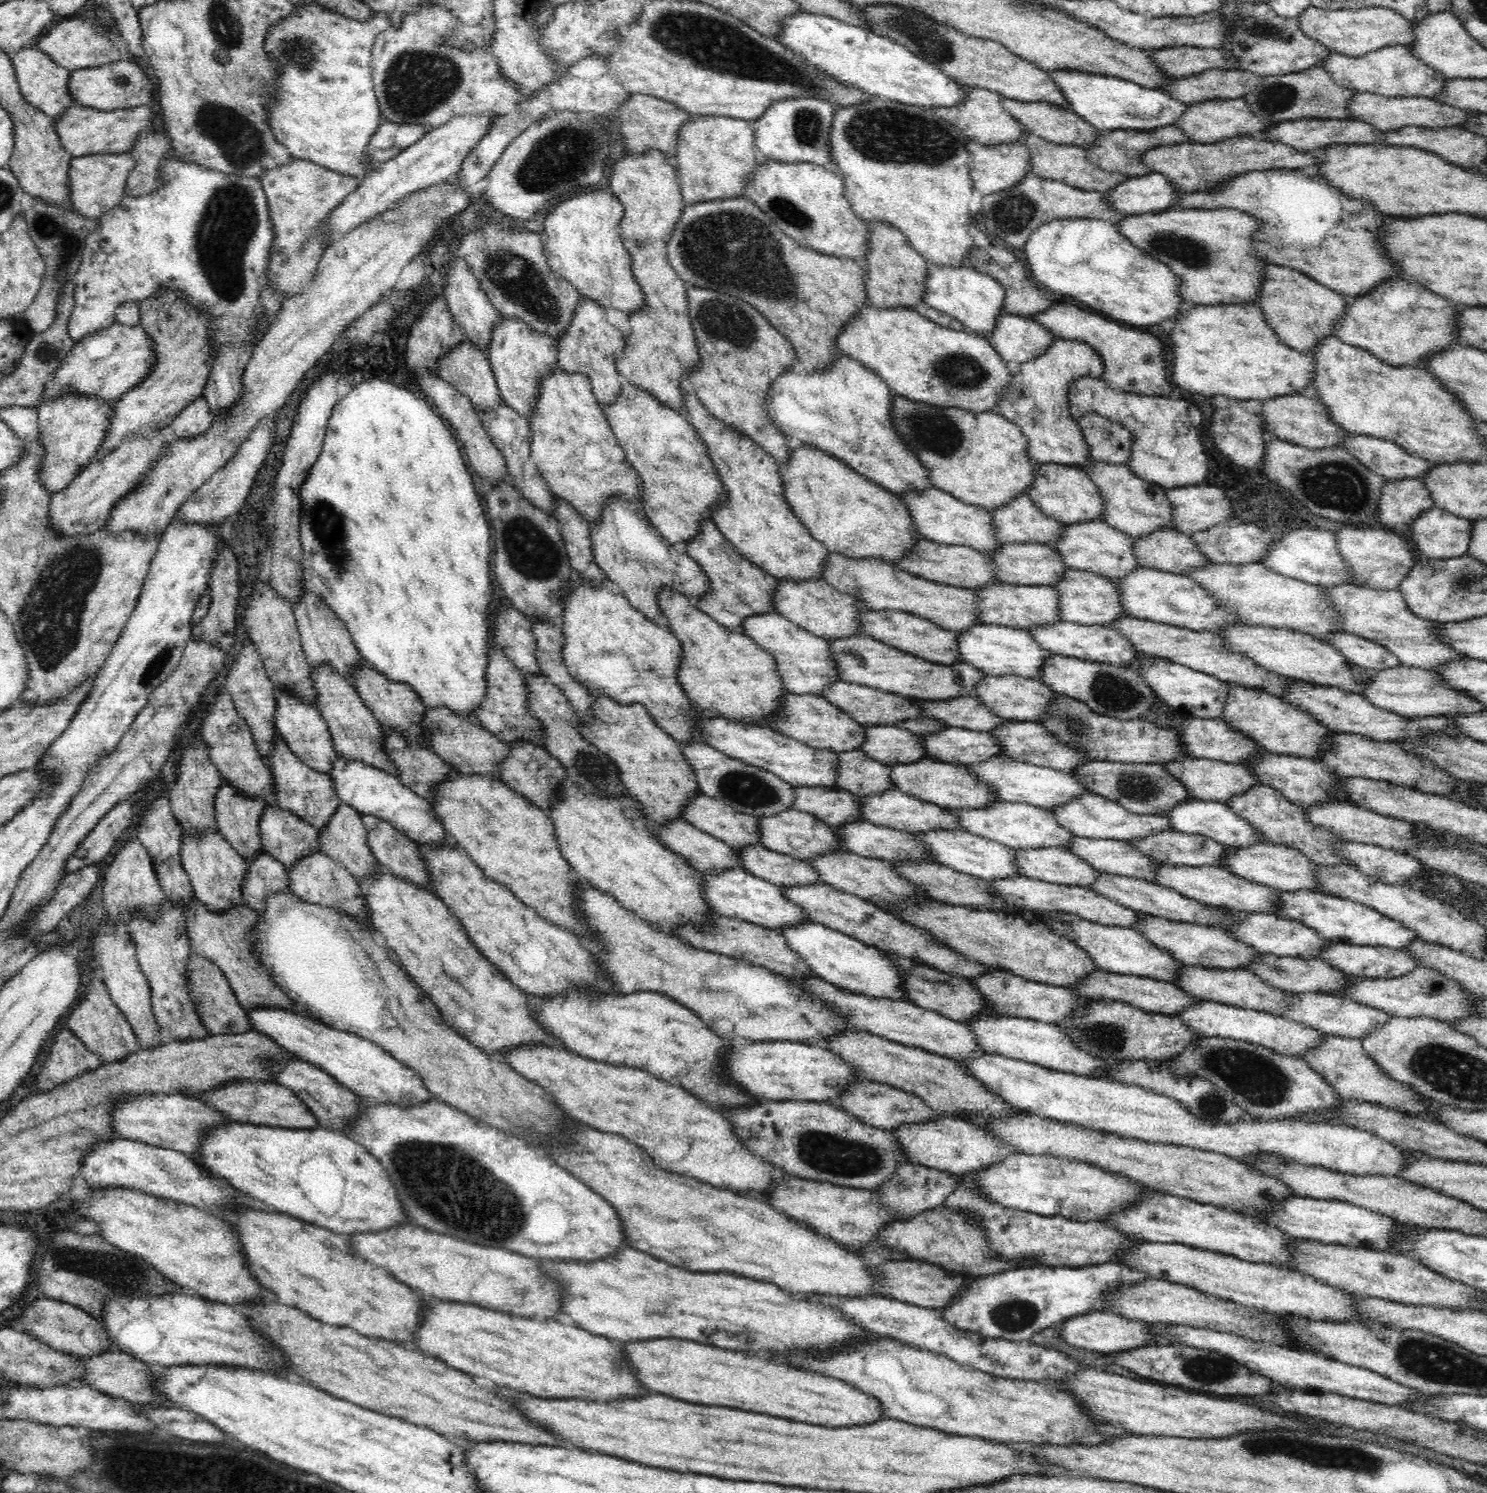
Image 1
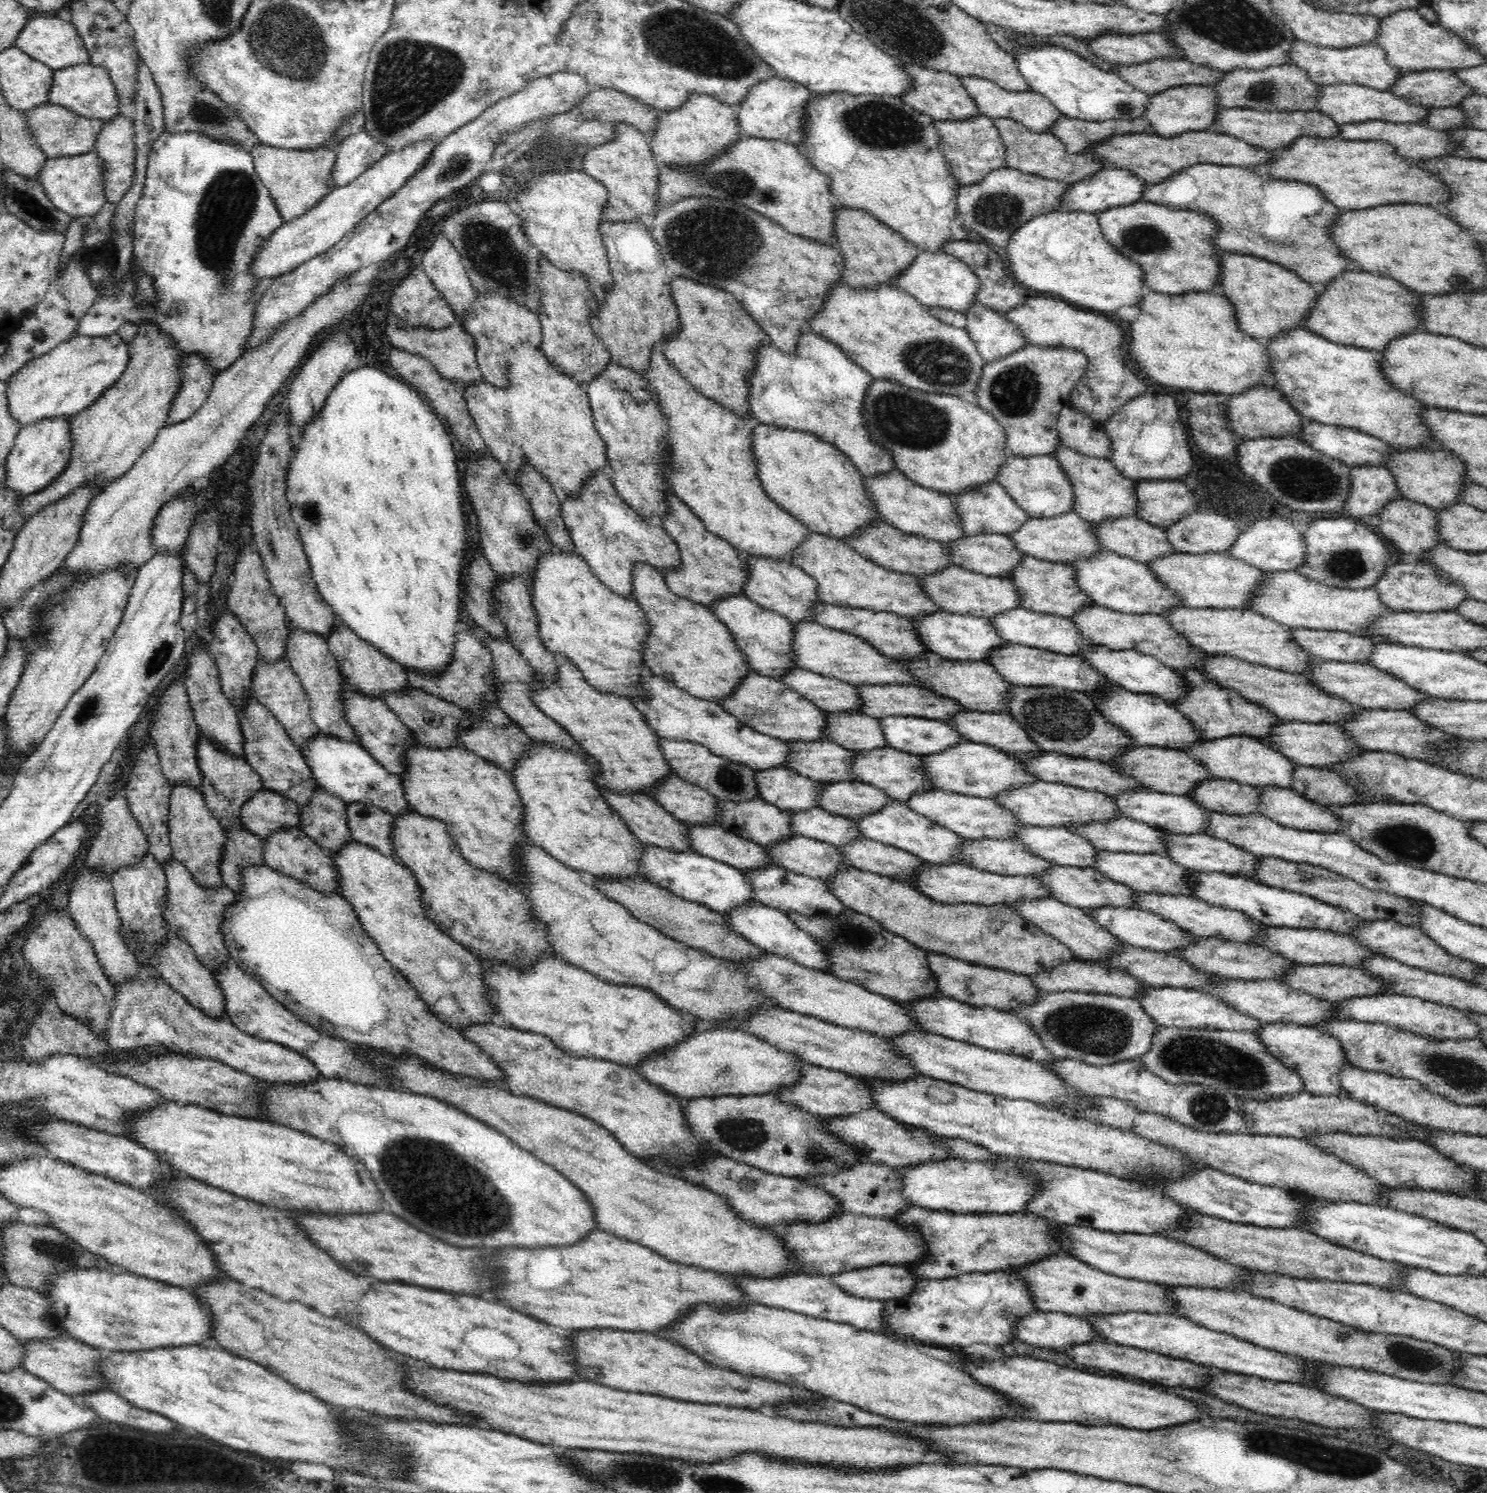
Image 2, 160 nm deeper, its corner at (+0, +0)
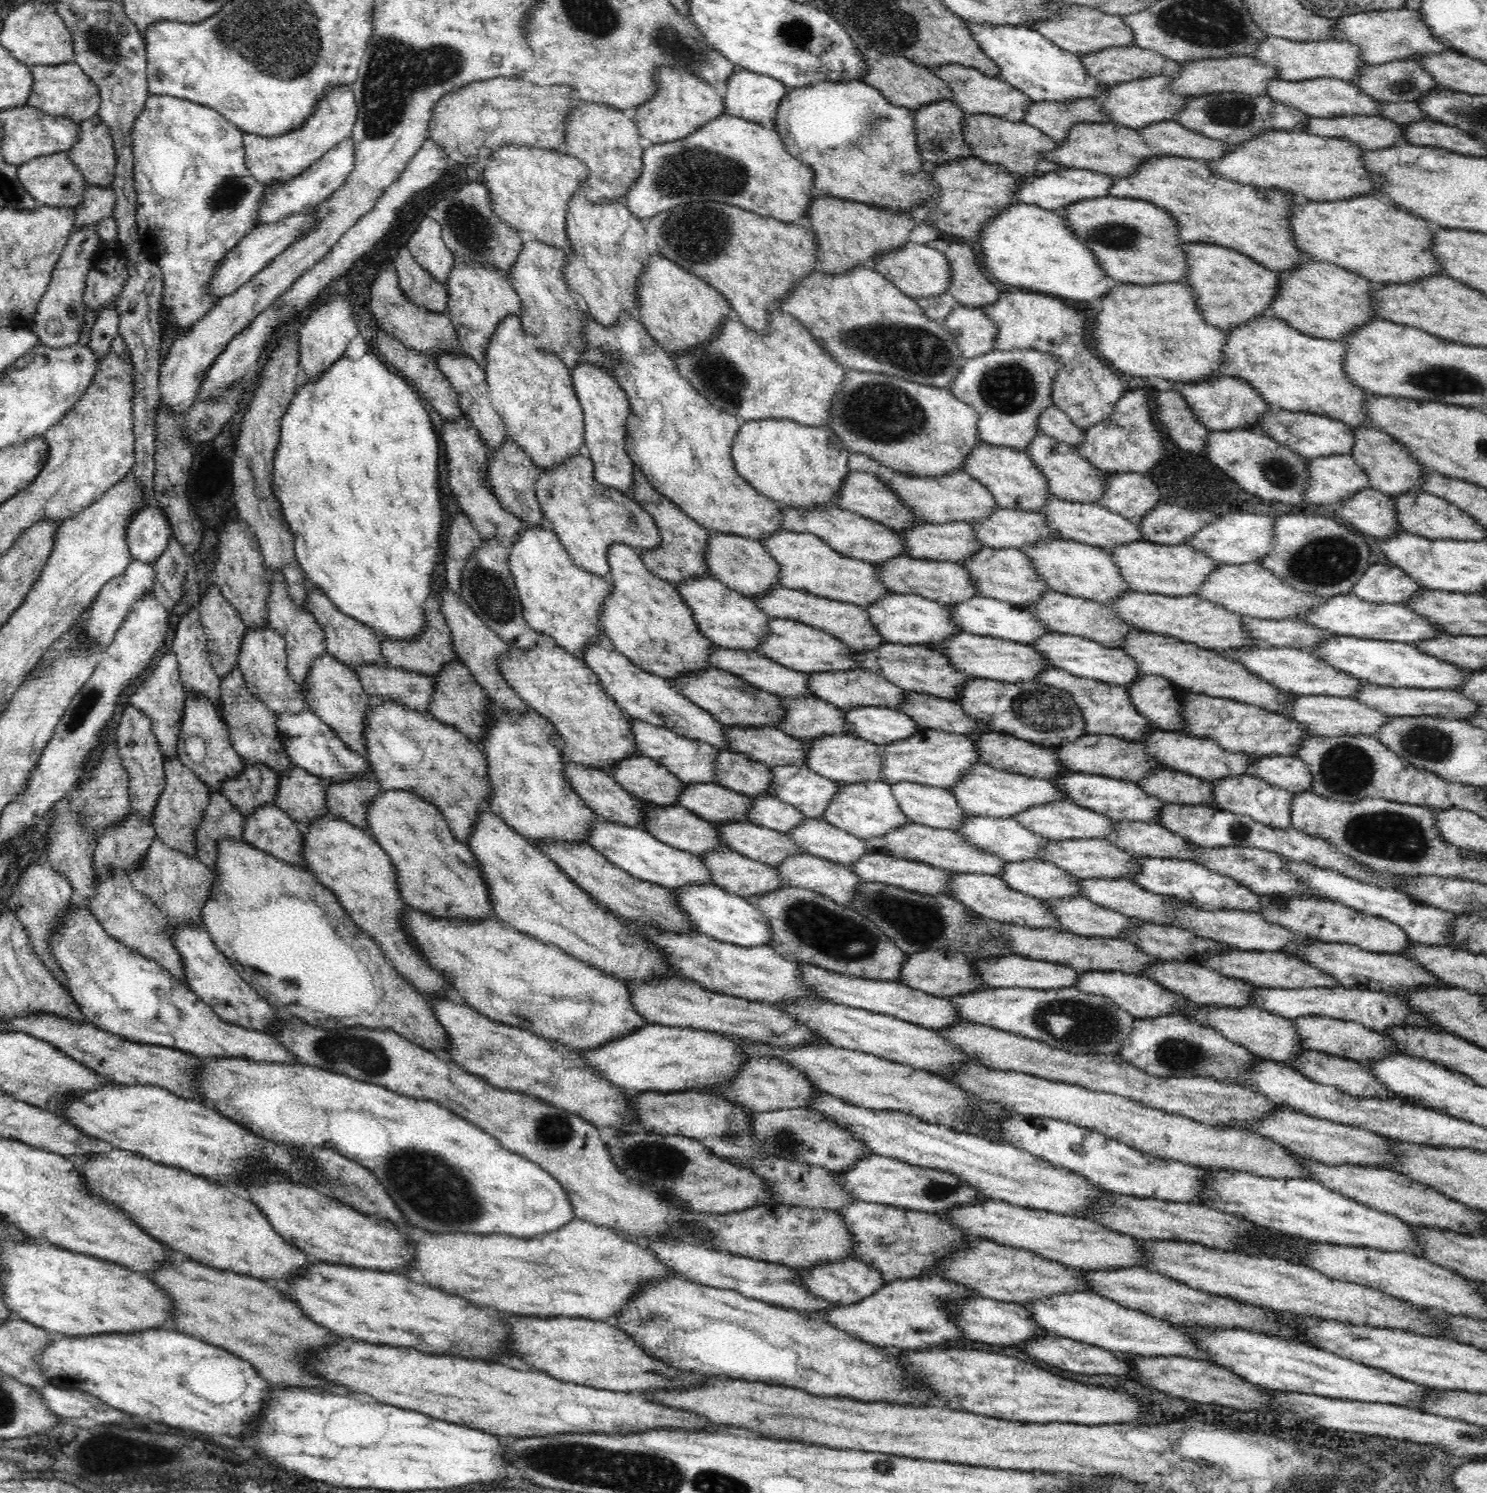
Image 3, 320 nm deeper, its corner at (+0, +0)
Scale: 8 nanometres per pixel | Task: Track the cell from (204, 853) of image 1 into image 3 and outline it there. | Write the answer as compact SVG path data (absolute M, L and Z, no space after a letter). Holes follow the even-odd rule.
M166 757L163 769L165 770L166 784L155 804L151 823L157 837L168 847L186 854L189 858L197 858L198 860L195 830L205 815L210 790L194 771L182 764L179 757Z

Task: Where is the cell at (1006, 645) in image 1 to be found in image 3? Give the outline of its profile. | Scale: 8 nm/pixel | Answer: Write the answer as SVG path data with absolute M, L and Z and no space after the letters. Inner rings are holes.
M888 593L883 599L863 607L879 635L893 644L940 646L946 640L952 640L961 628L951 619L946 605L928 600L920 595Z

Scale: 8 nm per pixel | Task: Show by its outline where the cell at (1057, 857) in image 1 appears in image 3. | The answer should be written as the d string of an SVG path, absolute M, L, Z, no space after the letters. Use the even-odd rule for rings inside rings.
M912 821L890 831L888 834L866 839L866 847L870 847L870 851L882 855L902 858L922 863L922 865L938 866L940 869L950 872L956 871L957 873L968 872L970 874L999 876L1004 870L1004 865L1006 865L1004 859L978 850L970 841L966 841L961 834L954 830L932 828Z

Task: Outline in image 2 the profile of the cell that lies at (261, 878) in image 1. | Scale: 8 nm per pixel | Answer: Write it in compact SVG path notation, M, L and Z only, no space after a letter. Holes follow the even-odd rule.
M234 827L225 831L228 842L224 844L222 856L222 881L235 893L242 892L242 870L244 865L266 864L264 843L258 835L245 827Z

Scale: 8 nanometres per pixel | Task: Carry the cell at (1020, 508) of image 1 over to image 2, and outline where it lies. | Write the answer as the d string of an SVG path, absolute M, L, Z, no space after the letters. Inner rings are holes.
M996 481L981 484L972 490L948 495L950 495L952 503L956 505L955 513L966 535L998 533L1008 536L1018 530L1030 518L1020 506L1016 505L1004 487Z

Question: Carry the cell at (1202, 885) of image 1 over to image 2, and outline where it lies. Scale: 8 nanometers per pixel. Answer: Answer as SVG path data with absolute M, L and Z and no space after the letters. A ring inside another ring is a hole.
M1106 850L1098 852L1094 871L1100 875L1114 881L1114 883L1124 884L1134 891L1150 894L1176 894L1192 895L1192 883L1190 876L1194 871L1184 868L1184 866L1172 863L1168 856L1158 854L1131 854L1130 852L1108 852Z

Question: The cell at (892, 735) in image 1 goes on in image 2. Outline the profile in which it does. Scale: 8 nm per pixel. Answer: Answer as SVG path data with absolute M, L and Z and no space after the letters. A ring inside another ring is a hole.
M827 713L825 738L848 750L871 751L887 746L878 718L862 713Z

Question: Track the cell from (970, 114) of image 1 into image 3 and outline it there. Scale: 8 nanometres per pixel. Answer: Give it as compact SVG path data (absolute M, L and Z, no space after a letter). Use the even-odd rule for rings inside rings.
M858 47L867 66L863 81L877 88L884 95L884 98L887 98L888 102L893 103L894 106L903 106L914 110L936 101L951 100L953 97L946 82L938 75L932 74L928 67L914 64L909 58L902 55L884 54L875 48Z

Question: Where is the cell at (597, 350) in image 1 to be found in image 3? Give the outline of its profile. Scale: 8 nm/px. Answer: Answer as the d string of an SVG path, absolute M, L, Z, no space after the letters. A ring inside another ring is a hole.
M538 239L523 242L515 263L511 266L508 281L520 297L523 313L518 315L518 322L522 320L522 330L530 334L534 346L544 353L558 356L570 370L582 364L579 354L585 349L581 324L585 323L585 312L568 291L563 266L565 265L565 251L548 245Z

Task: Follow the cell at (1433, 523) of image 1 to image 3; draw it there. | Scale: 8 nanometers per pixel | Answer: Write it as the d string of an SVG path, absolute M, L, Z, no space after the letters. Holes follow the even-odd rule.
M1370 487L1353 492L1352 496L1342 500L1334 508L1334 518L1376 539L1385 539L1404 531L1398 526L1392 496Z

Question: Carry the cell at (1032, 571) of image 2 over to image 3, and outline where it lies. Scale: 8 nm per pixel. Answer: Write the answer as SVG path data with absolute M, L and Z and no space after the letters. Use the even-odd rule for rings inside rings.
M984 545L962 565L969 576L972 576L970 582L973 580L975 591L983 597L997 598L1016 606L1028 606L1030 603L1037 603L1043 594L1052 591L1037 573L1037 568L1033 567L1033 562L1020 548L995 549Z

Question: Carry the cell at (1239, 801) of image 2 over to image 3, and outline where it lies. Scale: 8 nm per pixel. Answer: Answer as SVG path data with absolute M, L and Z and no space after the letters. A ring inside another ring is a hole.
M1166 767L1156 769L1135 785L1164 803L1193 805L1213 802L1213 788L1209 781Z

